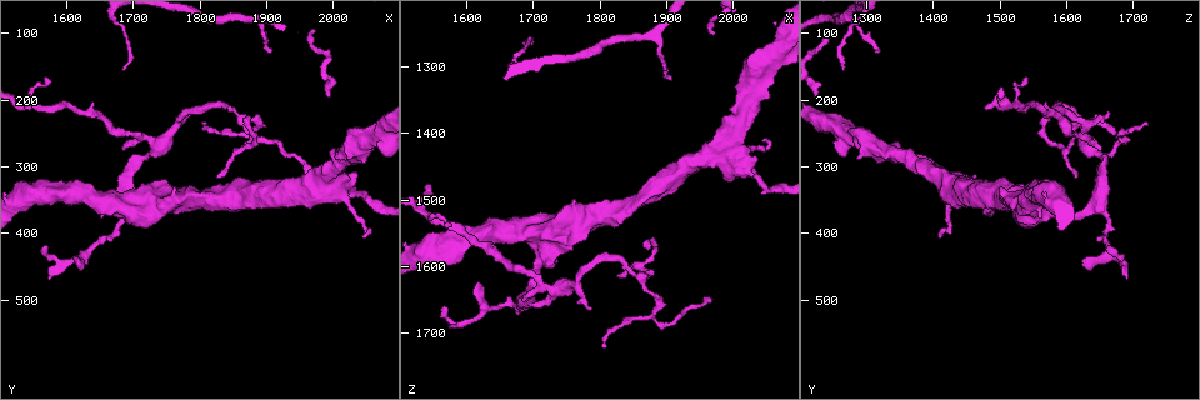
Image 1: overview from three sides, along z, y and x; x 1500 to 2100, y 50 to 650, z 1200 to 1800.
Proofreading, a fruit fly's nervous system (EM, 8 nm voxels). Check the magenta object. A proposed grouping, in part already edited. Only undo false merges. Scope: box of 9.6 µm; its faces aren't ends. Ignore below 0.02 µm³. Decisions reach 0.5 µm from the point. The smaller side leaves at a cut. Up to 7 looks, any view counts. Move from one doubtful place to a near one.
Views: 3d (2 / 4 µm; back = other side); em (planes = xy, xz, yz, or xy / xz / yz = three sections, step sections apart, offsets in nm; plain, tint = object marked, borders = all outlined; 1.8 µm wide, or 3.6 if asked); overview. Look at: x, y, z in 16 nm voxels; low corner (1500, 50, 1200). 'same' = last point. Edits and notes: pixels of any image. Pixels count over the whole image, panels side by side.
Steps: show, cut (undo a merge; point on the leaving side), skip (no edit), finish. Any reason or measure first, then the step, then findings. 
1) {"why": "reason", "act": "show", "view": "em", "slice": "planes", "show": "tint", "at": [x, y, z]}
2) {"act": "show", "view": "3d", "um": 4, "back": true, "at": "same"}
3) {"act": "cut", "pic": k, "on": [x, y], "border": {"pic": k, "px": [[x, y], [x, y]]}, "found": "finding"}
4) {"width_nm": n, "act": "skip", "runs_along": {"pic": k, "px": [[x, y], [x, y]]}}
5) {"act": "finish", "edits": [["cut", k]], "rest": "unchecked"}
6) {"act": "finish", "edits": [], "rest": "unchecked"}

{"why": "three-way junction", "act": "show", "view": "3d", "um": 4, "at": [1735, 270, 1640]}

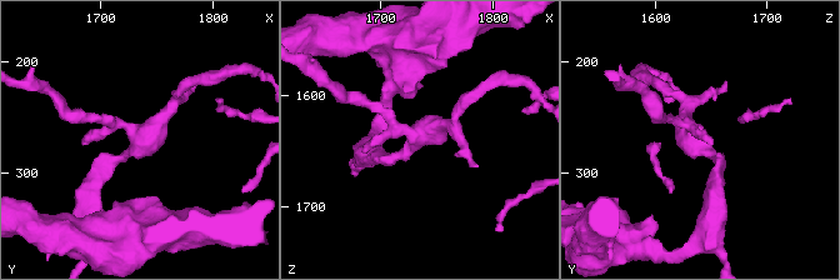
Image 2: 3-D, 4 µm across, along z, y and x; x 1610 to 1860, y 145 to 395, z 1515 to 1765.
{"act": "show", "view": "em", "slice": "planes", "show": "tint", "at": [1736, 272, 1634]}

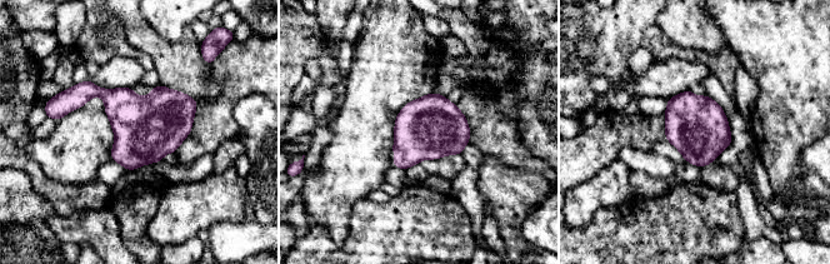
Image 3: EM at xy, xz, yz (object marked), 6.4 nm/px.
{"width_nm": 380, "act": "skip", "found": "one cell here"}

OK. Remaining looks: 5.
{"why": "a fork", "act": "show", "view": "3d", "um": 2, "back": true, "at": [1780, 350, 1530]}

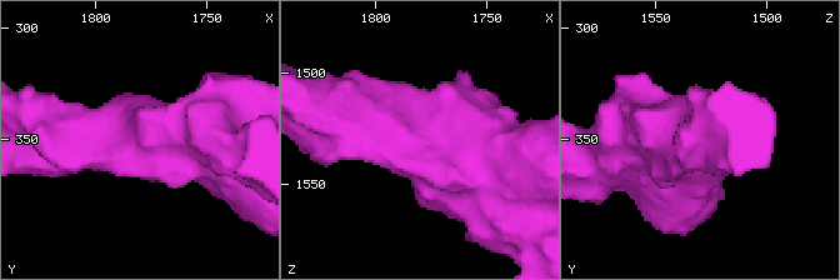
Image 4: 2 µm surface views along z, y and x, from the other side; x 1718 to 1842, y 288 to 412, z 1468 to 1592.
{"act": "show", "view": "em", "um": 3.6, "slice": "planes", "show": "tint", "at": [1778, 348, 1535]}

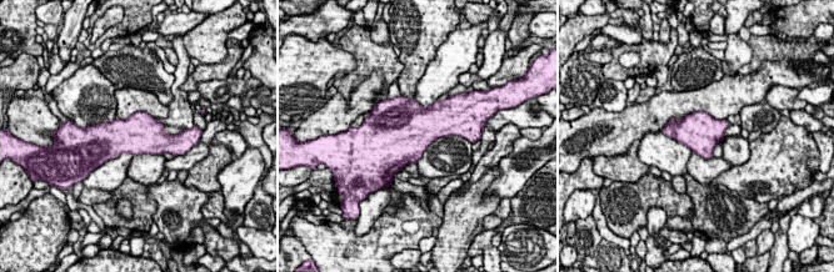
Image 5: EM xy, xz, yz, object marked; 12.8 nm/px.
{"width_nm": 500, "act": "skip", "found": "one cell here"}

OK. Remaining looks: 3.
{"why": "branch point", "act": "show", "view": "em", "um": 3.6, "slice": "planes", "show": "tint", "at": [2020, 330, 1450]}

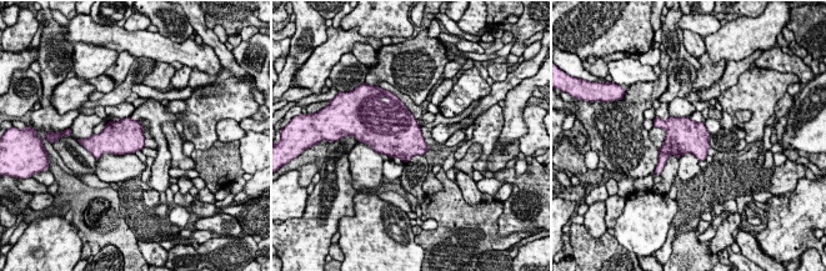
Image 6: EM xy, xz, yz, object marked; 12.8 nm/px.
{"width_nm": 440, "act": "skip", "found": "continuous, no second cell"}

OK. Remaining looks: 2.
{"act": "finish", "edits": [], "rest": "unchecked"}

